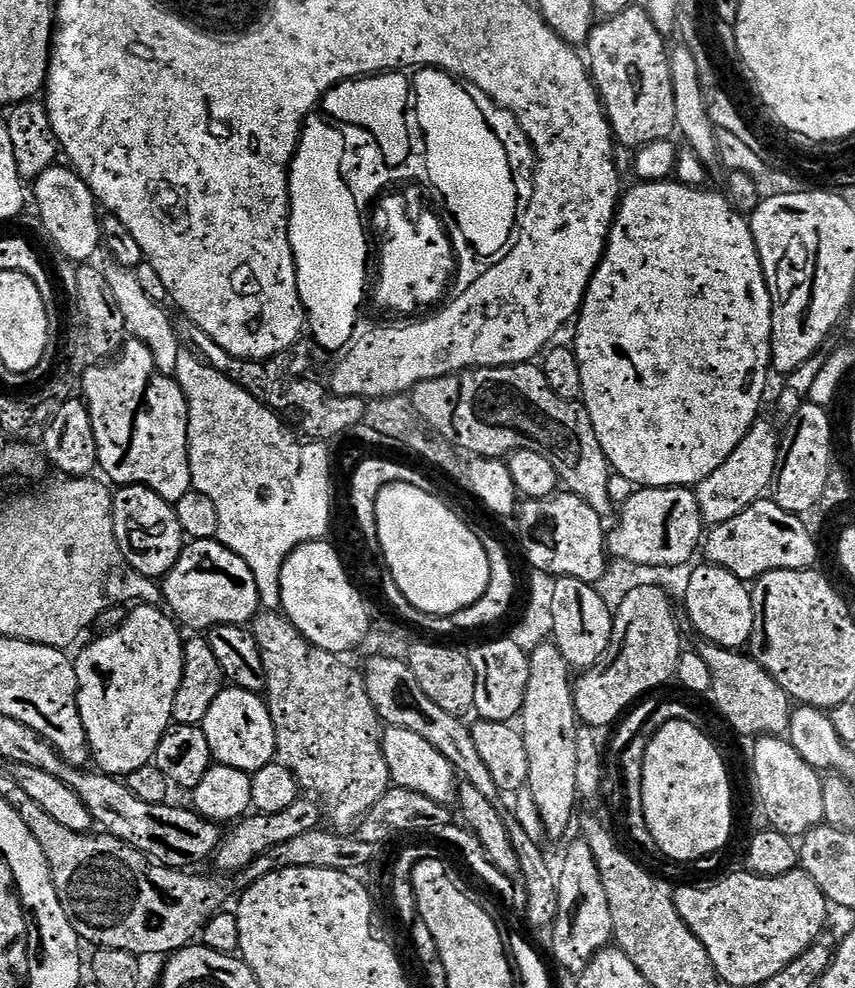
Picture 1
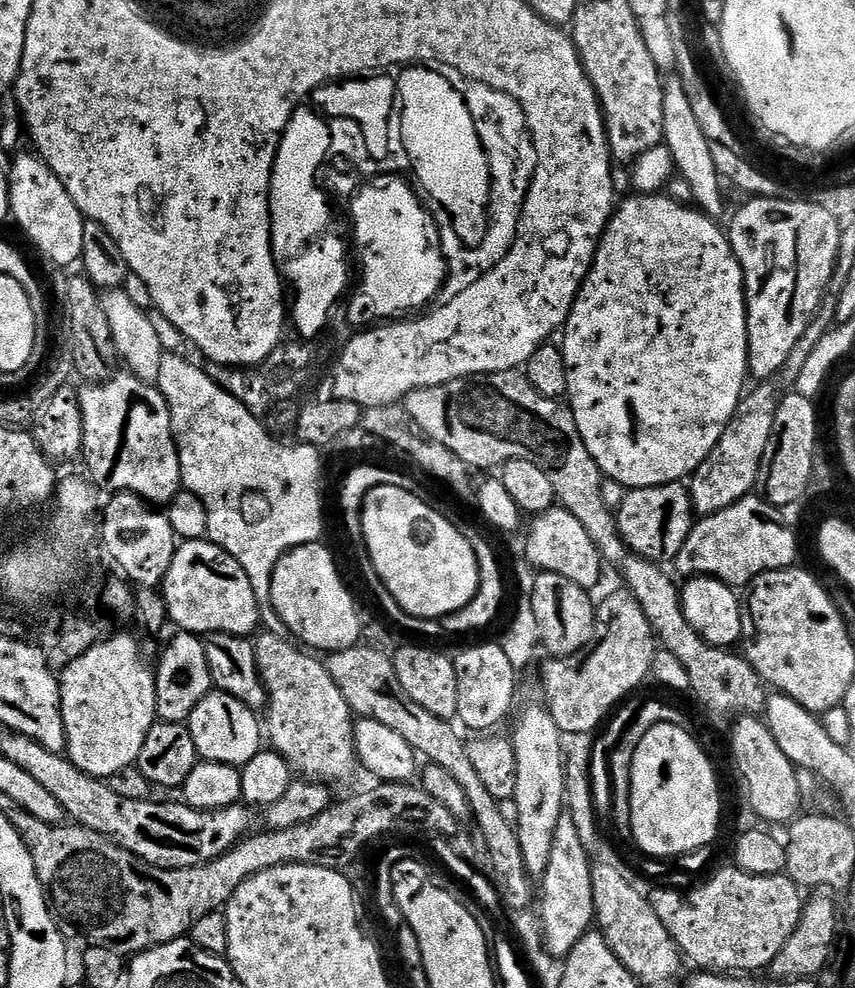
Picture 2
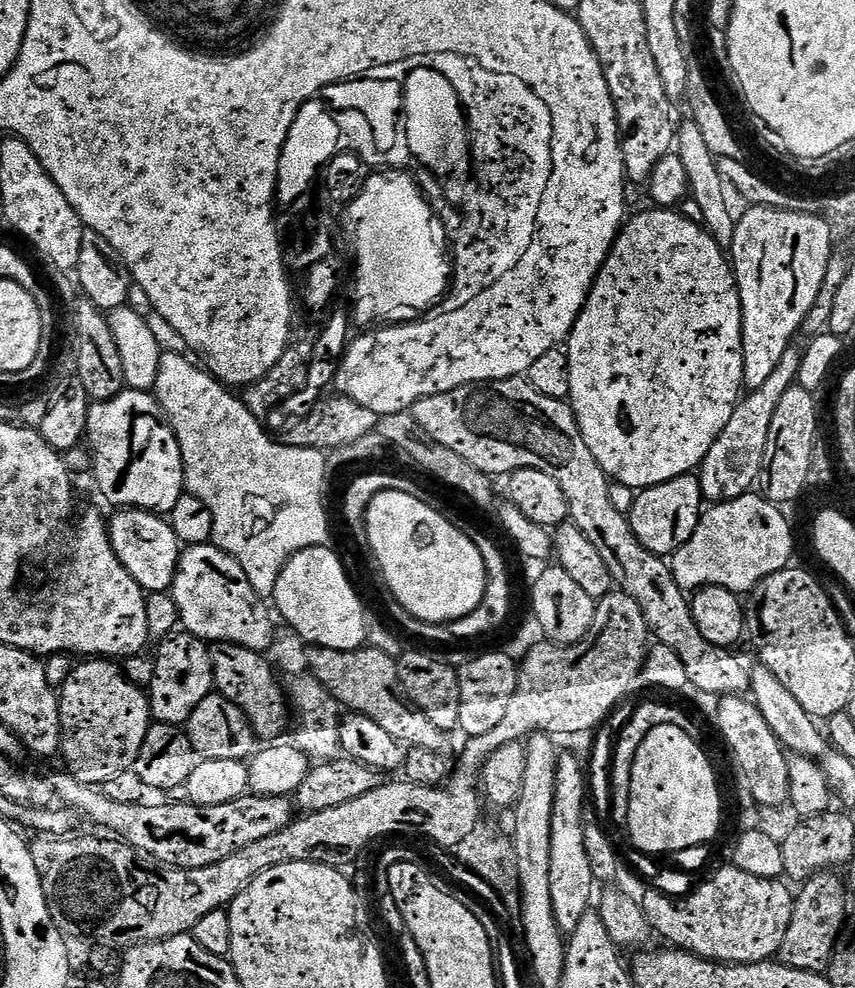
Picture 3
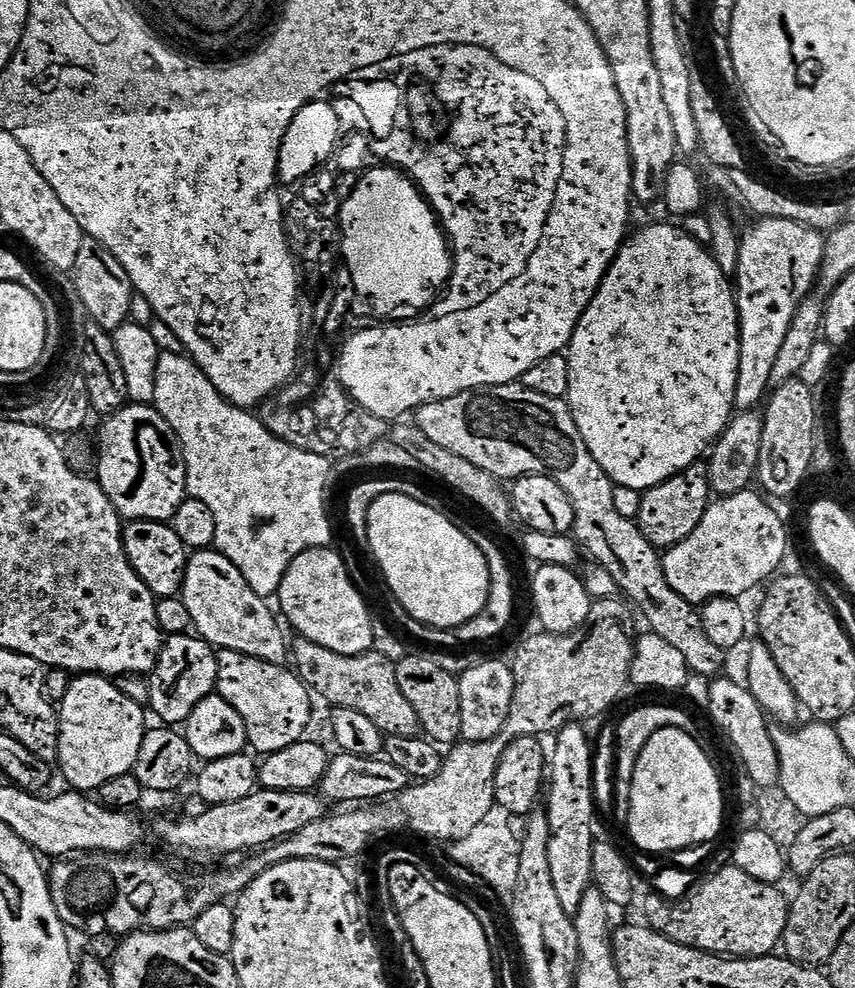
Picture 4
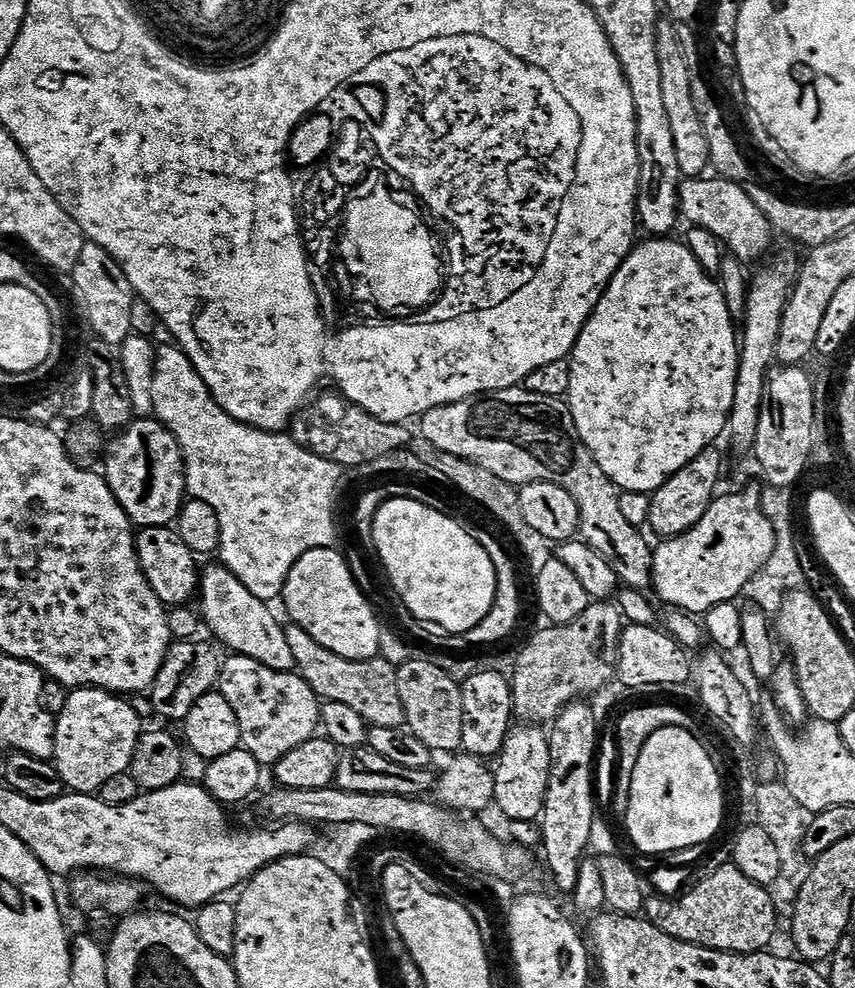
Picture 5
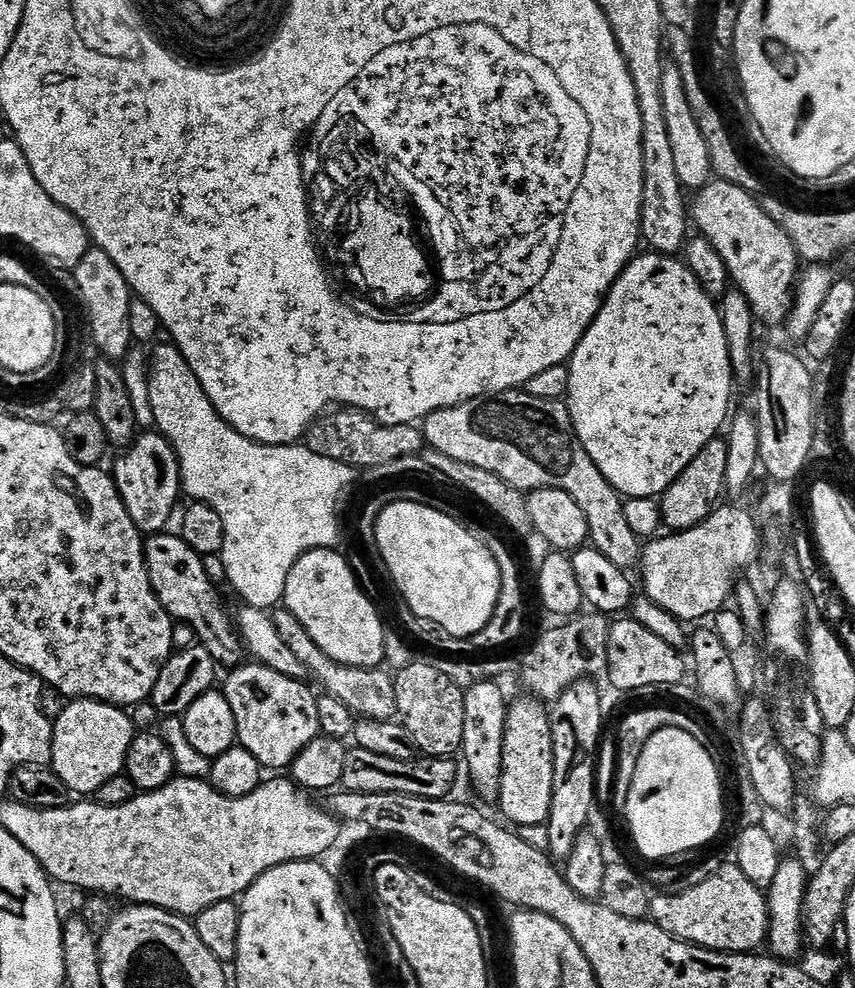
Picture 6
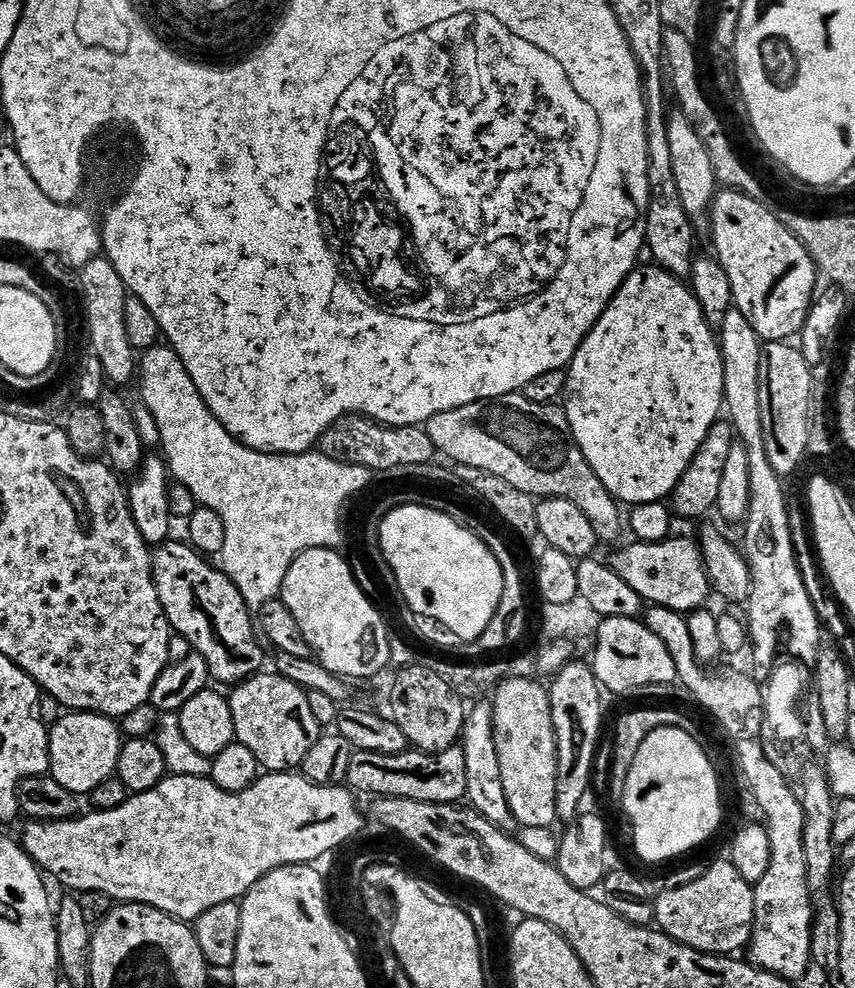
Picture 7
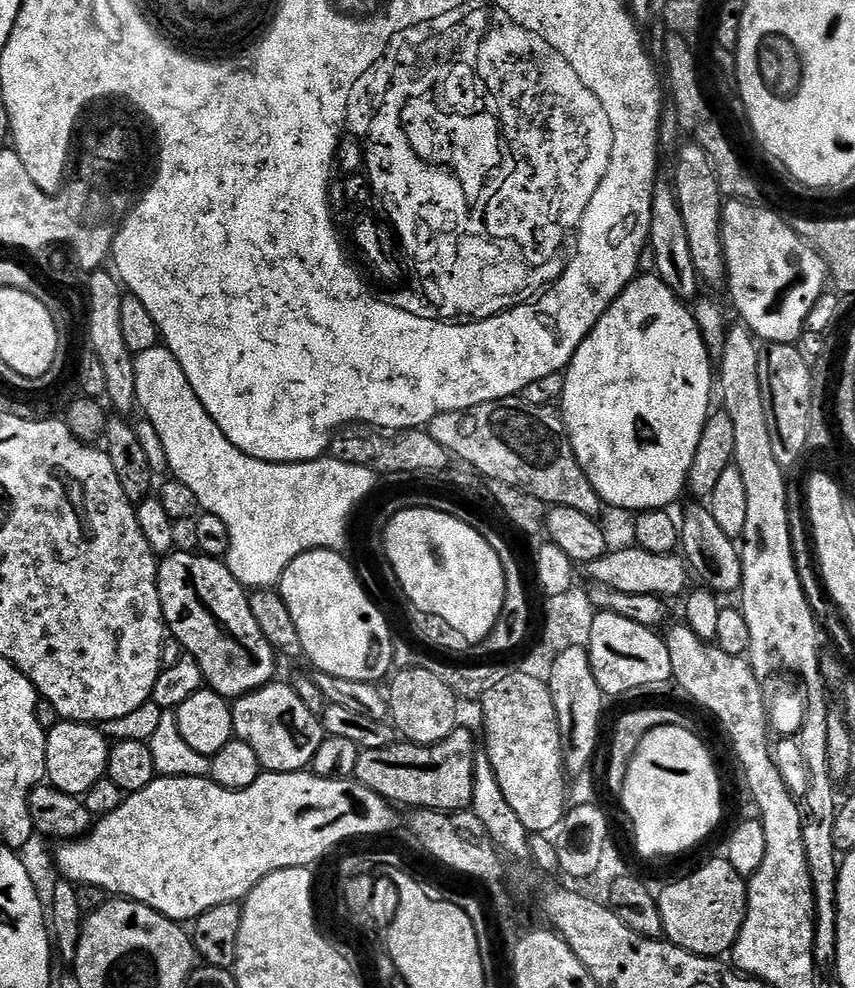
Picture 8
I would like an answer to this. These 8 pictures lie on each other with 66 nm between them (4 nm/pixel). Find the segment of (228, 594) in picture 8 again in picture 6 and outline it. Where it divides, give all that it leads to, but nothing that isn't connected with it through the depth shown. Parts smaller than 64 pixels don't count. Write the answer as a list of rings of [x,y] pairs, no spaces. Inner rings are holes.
[[[152,534],[144,541],[144,561],[148,567],[148,577],[152,583],[154,594],[158,602],[171,614],[173,621],[189,624],[192,632],[197,636],[199,643],[216,660],[217,665],[231,670],[239,668],[246,660],[246,649],[243,640],[240,639],[240,633],[234,623],[233,613],[224,609],[224,604],[220,601],[220,592],[212,585],[212,580],[208,577],[208,572],[204,569],[205,561],[191,548],[180,534],[168,536],[169,534]]]

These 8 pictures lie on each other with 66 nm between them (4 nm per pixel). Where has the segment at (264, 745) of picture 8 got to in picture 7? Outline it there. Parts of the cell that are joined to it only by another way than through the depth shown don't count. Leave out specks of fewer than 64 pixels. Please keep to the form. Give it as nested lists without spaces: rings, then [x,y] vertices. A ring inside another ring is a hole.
[[[261,670],[255,676],[235,685],[231,689],[228,701],[230,714],[234,714],[235,743],[246,746],[246,750],[250,750],[254,758],[258,758],[260,767],[265,773],[291,772],[299,769],[300,763],[306,758],[306,753],[314,747],[314,742],[318,742],[322,734],[322,727],[310,710],[307,692],[275,671]]]

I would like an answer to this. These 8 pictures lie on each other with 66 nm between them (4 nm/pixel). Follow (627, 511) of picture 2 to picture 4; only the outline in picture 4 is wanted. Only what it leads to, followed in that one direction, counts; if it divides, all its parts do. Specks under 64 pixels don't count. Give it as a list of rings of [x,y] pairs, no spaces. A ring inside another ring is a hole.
[[[703,463],[691,464],[685,472],[670,477],[666,482],[643,493],[644,502],[640,507],[638,523],[640,532],[658,550],[673,548],[678,542],[690,538],[702,522],[714,493],[708,481],[708,469]]]

